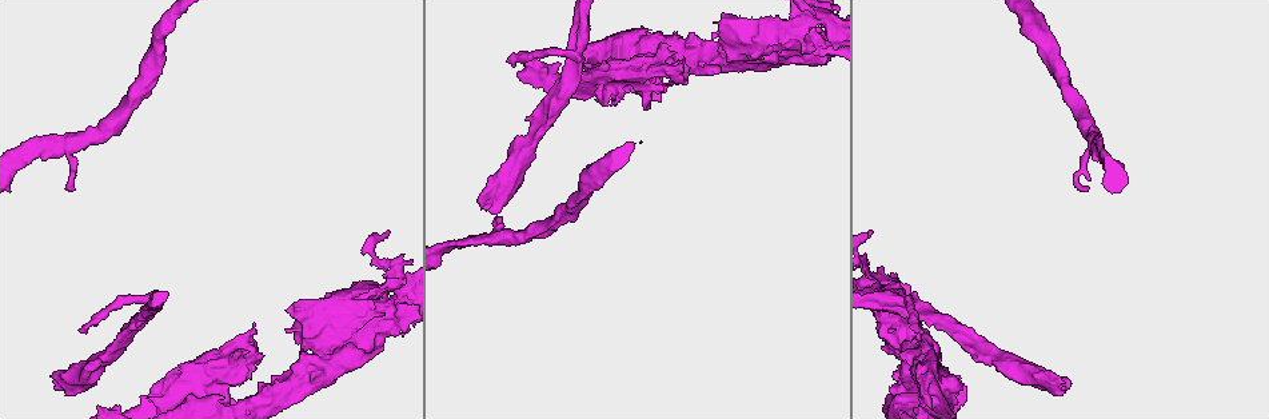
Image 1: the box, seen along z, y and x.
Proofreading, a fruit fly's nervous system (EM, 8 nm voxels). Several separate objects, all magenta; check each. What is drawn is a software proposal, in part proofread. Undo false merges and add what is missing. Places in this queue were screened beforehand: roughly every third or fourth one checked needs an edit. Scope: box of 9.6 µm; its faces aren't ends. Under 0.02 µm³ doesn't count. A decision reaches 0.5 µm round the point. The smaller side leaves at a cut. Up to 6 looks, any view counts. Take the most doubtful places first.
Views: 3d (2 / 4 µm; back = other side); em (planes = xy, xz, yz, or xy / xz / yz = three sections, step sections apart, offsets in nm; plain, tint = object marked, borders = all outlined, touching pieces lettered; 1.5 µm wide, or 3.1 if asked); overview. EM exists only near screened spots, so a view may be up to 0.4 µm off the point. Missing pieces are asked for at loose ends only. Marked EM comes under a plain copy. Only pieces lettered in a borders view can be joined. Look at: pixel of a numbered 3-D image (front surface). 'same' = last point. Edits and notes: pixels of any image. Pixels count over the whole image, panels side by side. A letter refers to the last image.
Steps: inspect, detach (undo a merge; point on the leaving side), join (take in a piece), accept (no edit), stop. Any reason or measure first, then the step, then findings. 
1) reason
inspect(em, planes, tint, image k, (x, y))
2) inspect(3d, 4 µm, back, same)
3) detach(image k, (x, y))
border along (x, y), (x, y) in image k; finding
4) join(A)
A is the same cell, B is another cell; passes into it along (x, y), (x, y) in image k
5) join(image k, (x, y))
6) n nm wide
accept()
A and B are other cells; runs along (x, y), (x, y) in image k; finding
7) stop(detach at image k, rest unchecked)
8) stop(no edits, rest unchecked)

an open end
inspect(3d, 2 µm, back, image 1, (85, 334))

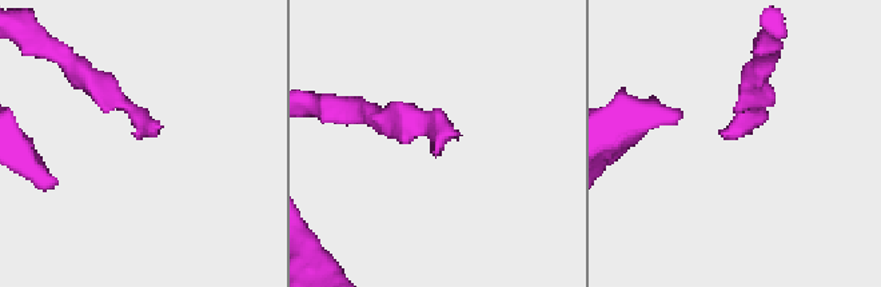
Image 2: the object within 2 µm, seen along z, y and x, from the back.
inspect(em, planes, borders, image 2, (733, 134))

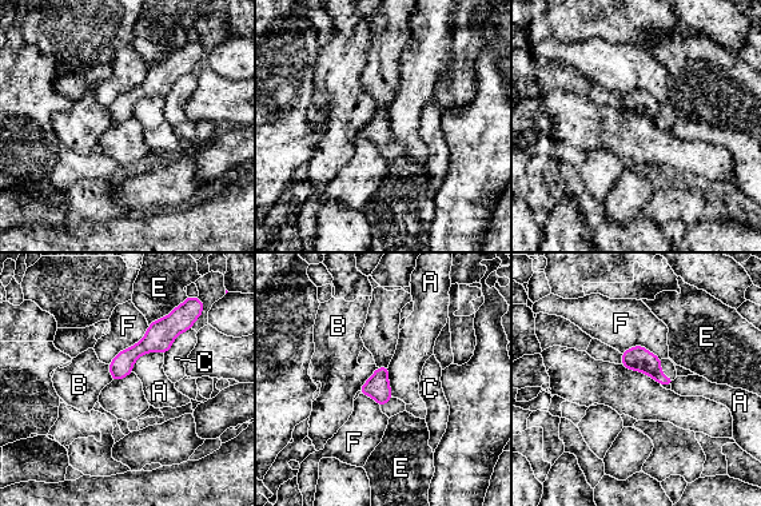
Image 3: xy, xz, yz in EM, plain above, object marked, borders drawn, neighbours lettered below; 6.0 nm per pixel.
130 nm wide
accept()
A, B, C, E and F are other cells; runs along (183, 327), (168, 327), (140, 347), (115, 377) in image 3; none of them fits

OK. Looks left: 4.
thick end
inspect(3d, 2 µm, image 1, (1063, 386))

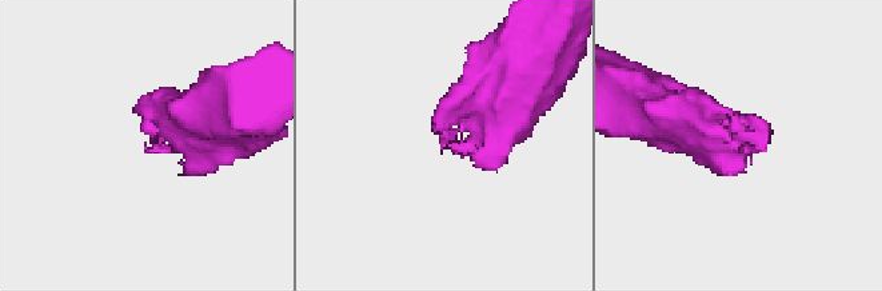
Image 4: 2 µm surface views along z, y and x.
inspect(em, 3.1 µm, planes, borders, image 4, (146, 149))

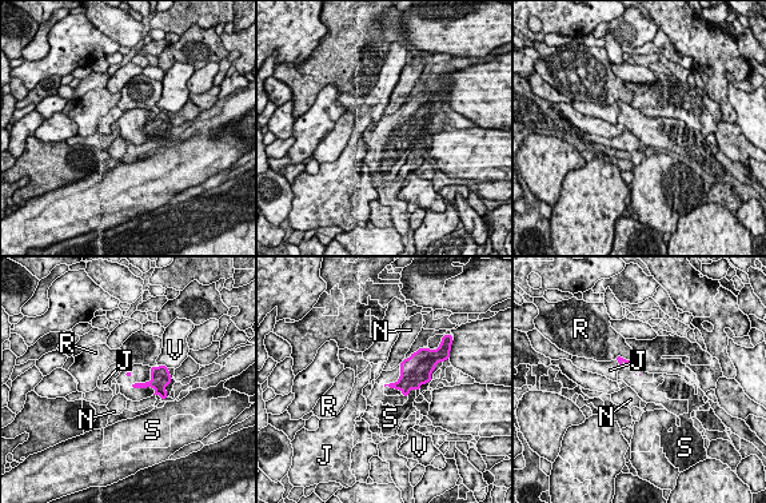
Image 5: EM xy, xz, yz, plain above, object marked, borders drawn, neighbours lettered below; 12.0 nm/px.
accept()
J, N, R, S and V are other cells; border along (413, 386), (407, 395) in image 5; no lettered piece goes on from it

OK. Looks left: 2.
a narrow waist
inspect(em, xz, step 8, tint, image 1, (1099, 147))

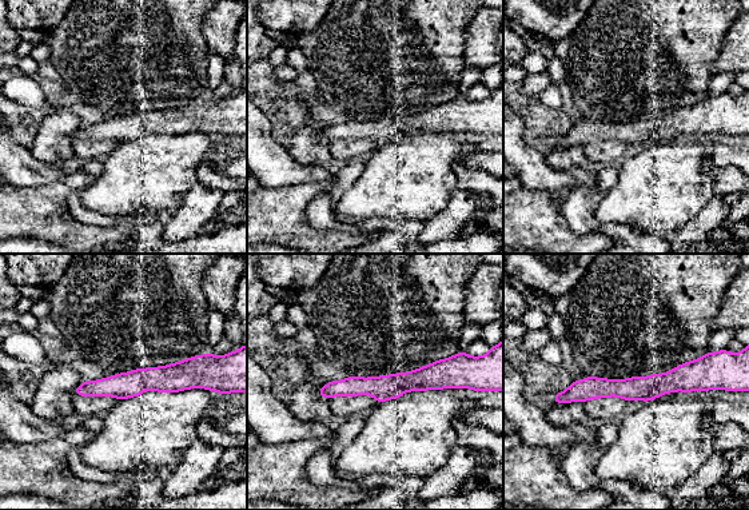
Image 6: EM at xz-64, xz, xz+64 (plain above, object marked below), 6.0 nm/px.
inspect(em, xz, step 8, borders, same)

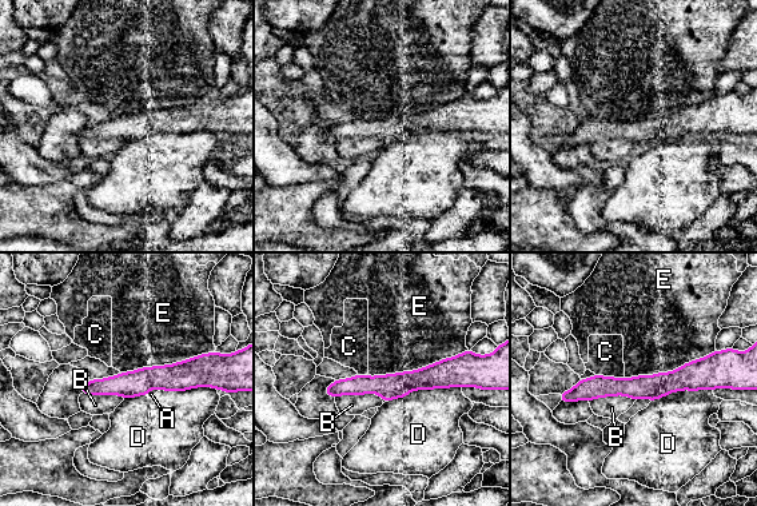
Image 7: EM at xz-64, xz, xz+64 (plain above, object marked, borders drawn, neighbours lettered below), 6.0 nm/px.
150 nm wide
accept()
A, B, C, D and E are other cells; runs along (718, 375), (596, 386), (564, 398) in image 7; all the same neuron

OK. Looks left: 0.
stop(no edits, rest unchecked)

